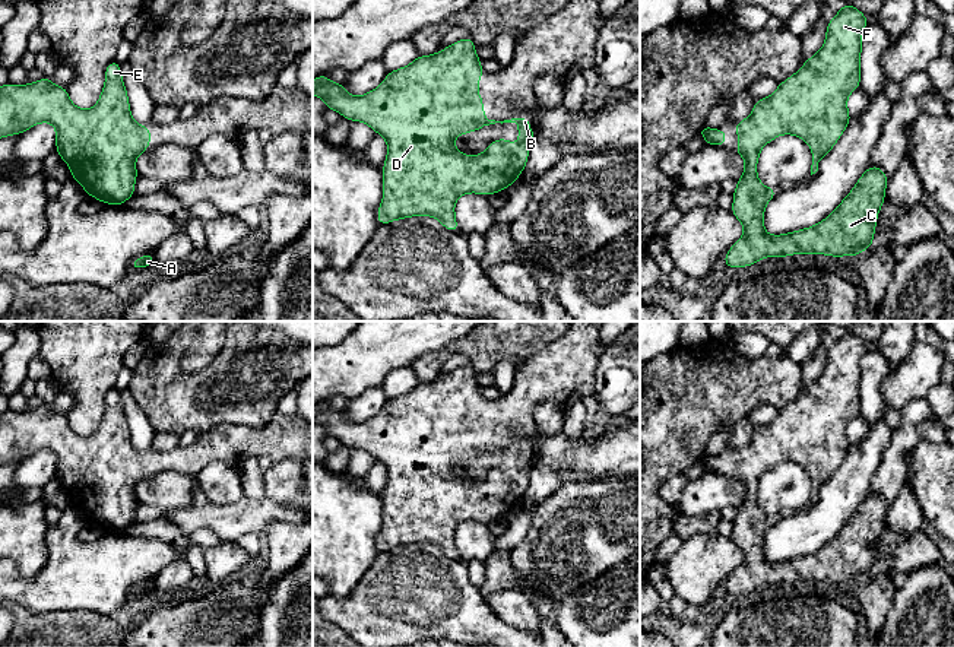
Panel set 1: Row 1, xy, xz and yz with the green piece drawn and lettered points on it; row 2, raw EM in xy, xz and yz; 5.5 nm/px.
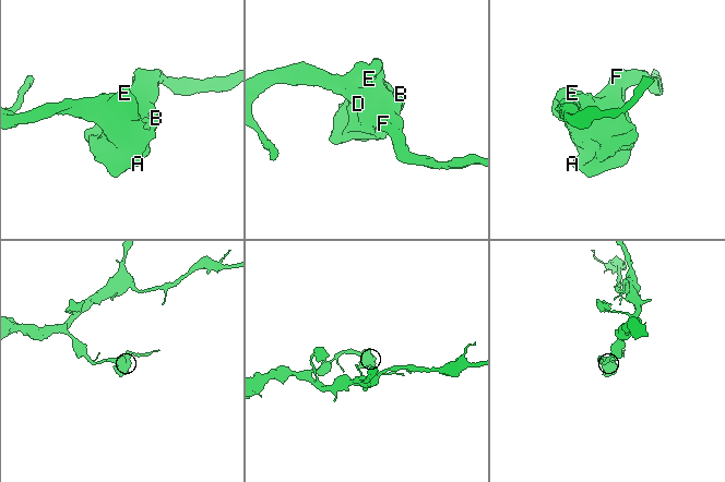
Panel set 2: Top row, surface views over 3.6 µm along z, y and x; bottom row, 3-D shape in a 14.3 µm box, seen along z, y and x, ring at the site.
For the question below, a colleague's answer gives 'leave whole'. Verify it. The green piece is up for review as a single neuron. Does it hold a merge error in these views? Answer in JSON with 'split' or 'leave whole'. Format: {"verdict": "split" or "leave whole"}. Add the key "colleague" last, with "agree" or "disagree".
{"verdict": "leave whole", "colleague": "agree"}

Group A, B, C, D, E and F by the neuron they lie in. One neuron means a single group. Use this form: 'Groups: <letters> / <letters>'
Groups: A B C D E F

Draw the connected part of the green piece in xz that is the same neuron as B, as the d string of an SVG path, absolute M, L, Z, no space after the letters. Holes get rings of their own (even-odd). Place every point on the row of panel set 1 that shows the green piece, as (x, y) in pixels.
M462 38L432 55L418 55L411 64L389 72L386 79L374 91L361 96L348 93L343 83L330 82L326 74L320 74L313 80L313 95L320 96L327 110L337 111L349 121L368 124L387 142L387 156L381 169L383 200L377 210L378 225L411 216L432 216L440 221L447 231L460 232L456 222L454 203L462 194L478 193L489 197L492 193L505 191L524 171L529 148L536 136L535 131L527 127L530 117L504 121L488 120L484 115L484 101L478 92L478 82L482 74L484 69L476 55L473 39ZM495 123L516 123L519 126L519 145L514 146L513 142L501 137L488 143L486 150L475 156L466 156L456 149L456 136L476 131Z

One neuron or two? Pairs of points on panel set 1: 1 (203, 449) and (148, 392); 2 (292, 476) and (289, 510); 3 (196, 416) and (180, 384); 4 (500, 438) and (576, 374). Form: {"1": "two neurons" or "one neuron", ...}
{"1": "two neurons", "2": "two neurons", "3": "one neuron", "4": "one neuron"}

